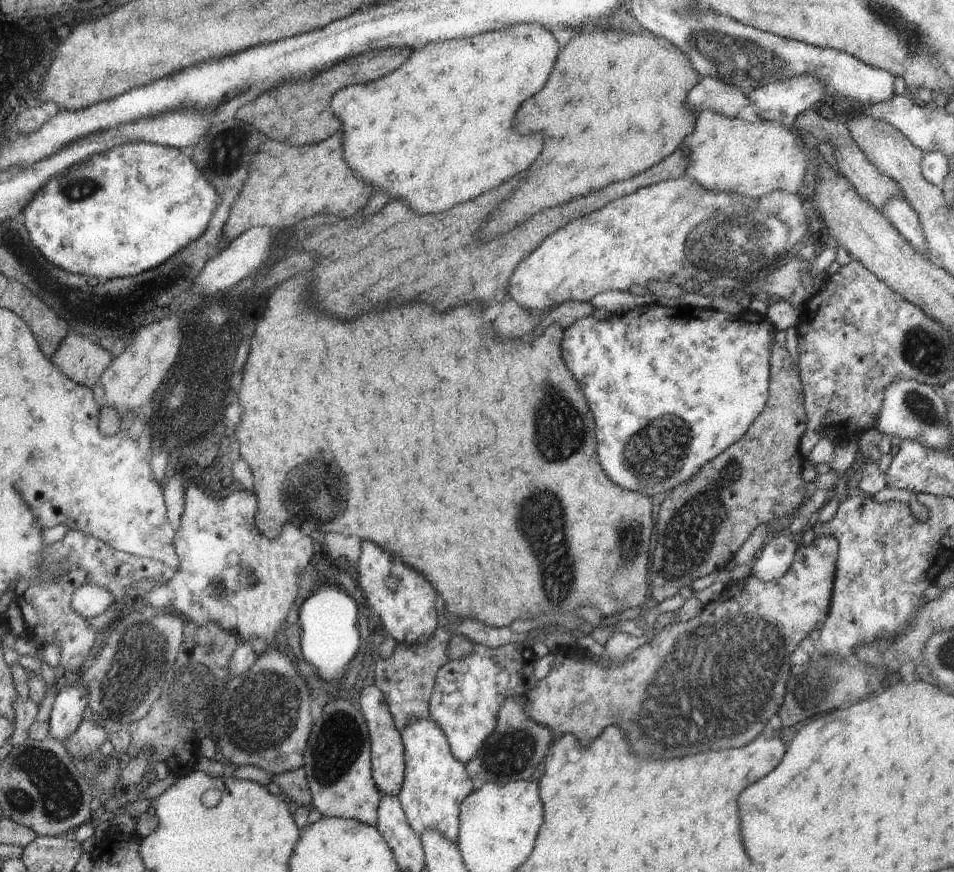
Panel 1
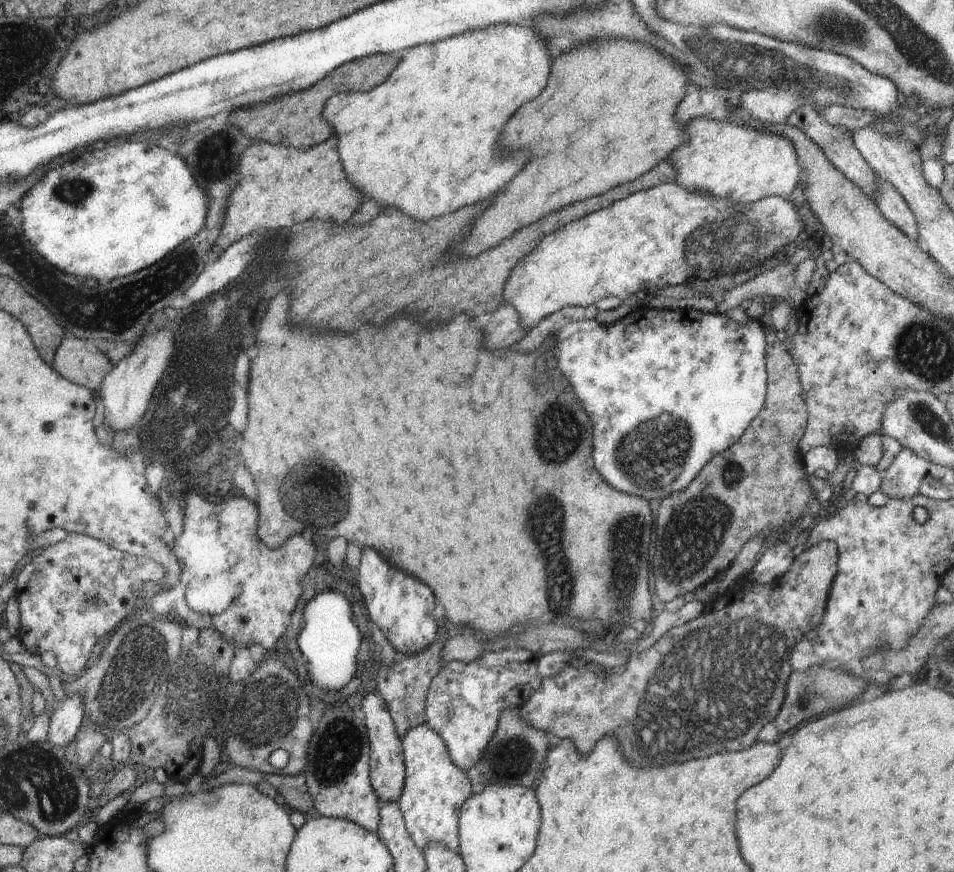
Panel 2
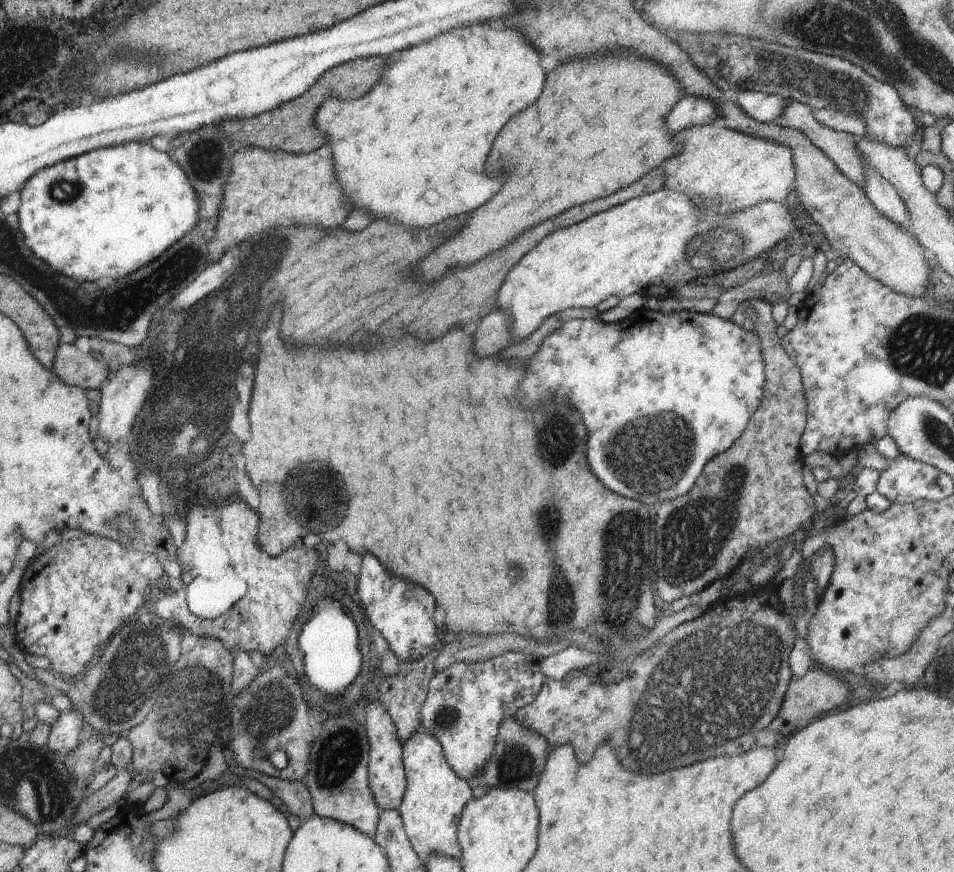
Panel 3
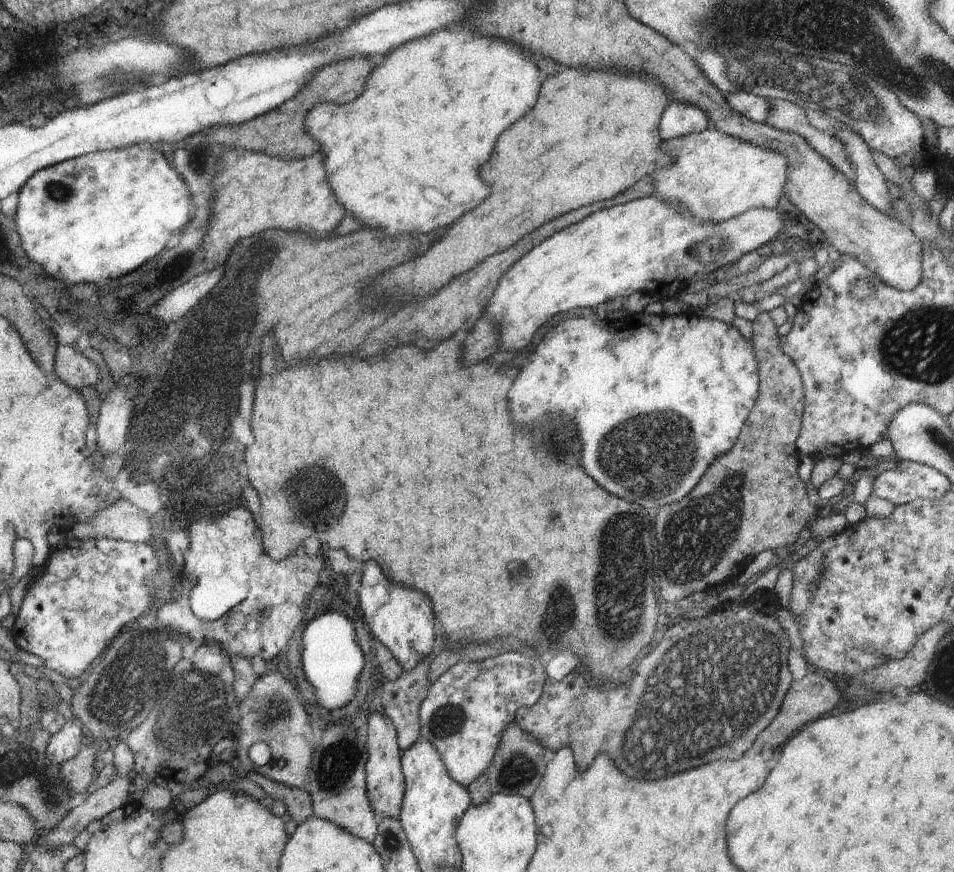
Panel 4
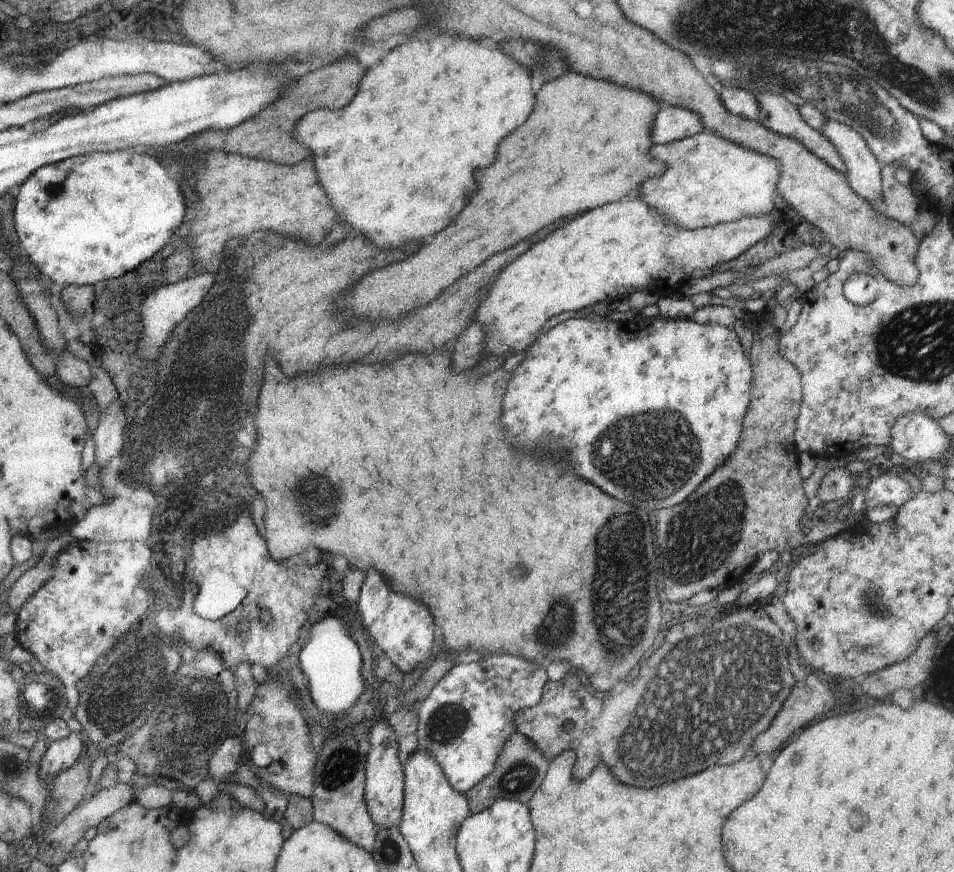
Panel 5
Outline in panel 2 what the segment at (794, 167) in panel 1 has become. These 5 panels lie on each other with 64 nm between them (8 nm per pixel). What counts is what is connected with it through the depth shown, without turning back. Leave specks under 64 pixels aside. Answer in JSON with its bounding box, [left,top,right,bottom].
[667,118,802,204]

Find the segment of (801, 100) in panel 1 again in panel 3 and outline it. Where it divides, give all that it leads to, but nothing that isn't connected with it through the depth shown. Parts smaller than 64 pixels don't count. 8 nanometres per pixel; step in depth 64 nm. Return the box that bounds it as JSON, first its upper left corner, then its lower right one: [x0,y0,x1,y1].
[736,91,787,123]

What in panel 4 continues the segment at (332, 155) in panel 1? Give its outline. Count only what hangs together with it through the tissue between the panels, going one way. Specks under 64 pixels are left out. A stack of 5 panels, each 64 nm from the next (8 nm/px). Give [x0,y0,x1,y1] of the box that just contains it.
[200,149,347,270]

